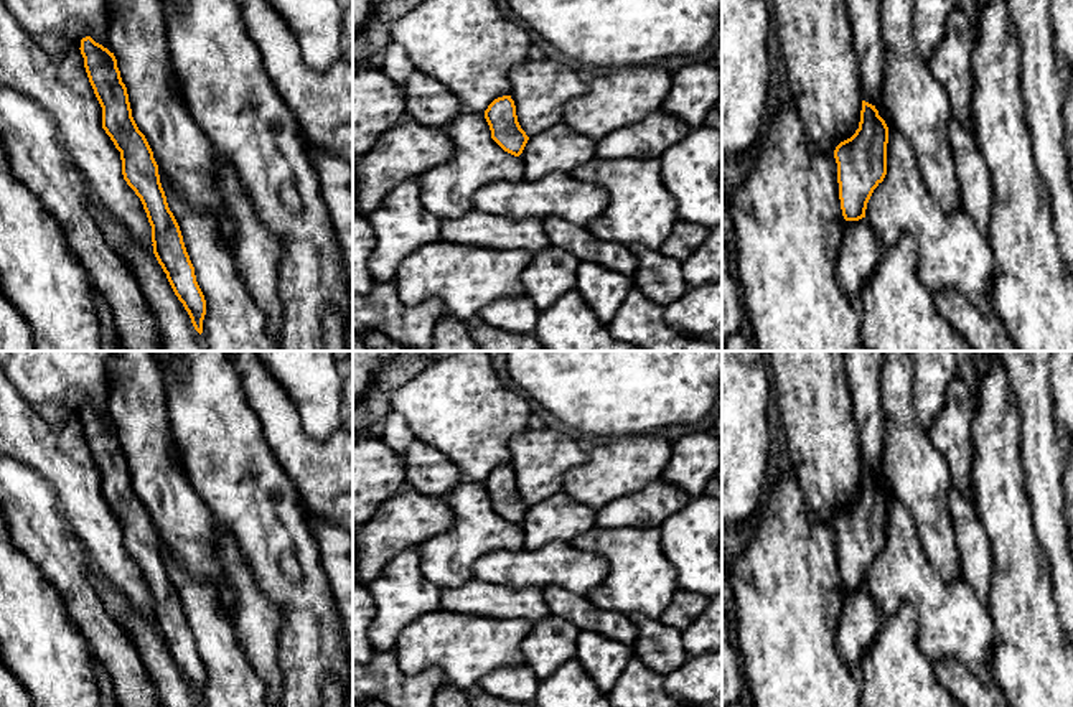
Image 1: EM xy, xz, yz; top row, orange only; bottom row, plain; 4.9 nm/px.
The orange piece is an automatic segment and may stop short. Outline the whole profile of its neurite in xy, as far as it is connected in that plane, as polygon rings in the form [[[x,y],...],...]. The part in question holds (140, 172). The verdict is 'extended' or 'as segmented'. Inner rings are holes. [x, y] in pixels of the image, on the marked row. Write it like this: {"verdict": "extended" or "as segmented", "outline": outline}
{"verdict": "extended", "outline": [[[91,36],[81,40],[81,54],[94,94],[102,107],[102,129],[120,152],[122,175],[140,198],[152,226],[153,254],[188,311],[206,351],[282,351],[269,336],[265,313],[241,282],[231,249],[221,241],[213,214],[188,204],[158,168],[153,152],[138,130],[122,82],[117,59]]]}

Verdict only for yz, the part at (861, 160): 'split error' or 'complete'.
split error

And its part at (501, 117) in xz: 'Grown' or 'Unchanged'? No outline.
Grown

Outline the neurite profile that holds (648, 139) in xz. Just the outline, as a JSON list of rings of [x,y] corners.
[[[658,110],[598,140],[595,158],[570,173],[585,185],[603,186],[610,196],[603,214],[585,229],[605,244],[659,250],[679,216],[658,158],[689,132],[686,122]]]

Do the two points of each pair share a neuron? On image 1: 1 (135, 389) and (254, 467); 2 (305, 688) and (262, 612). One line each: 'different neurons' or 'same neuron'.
1: different neurons
2: different neurons

